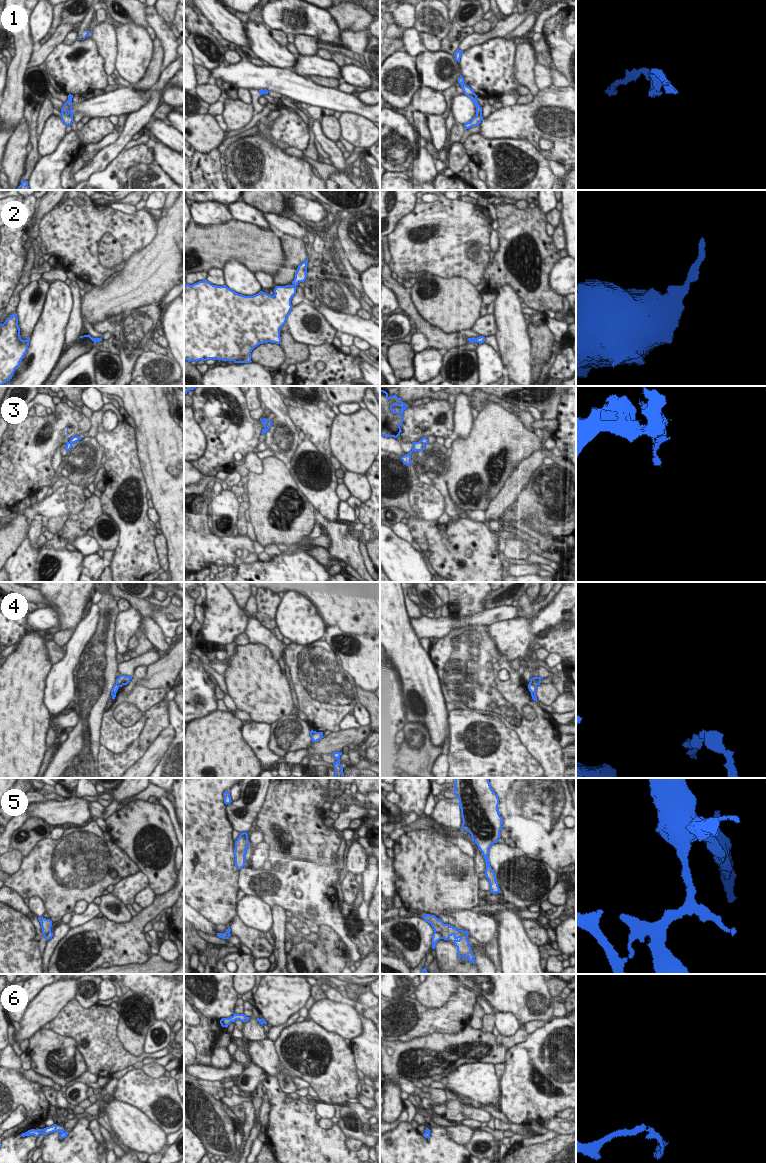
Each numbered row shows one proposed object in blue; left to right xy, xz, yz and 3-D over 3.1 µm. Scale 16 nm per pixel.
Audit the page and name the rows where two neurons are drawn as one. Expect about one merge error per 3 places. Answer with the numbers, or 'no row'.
3, 4, 5, 6

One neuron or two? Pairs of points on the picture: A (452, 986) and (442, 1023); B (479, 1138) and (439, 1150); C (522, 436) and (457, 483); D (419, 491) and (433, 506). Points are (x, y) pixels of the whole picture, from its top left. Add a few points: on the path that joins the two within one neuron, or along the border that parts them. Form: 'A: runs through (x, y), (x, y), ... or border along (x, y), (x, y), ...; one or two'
A: border along (460, 985), (458, 990), (441, 1006), (426, 1007); two
B: border along (467, 1147), (471, 1152); two
C: runs through (506, 442), (503, 442), (473, 472); one
D: runs through (422, 495), (429, 502); one

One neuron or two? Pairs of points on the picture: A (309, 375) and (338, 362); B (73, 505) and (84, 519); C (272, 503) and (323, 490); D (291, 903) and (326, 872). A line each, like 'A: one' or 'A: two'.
A: one
B: two
C: two
D: one

